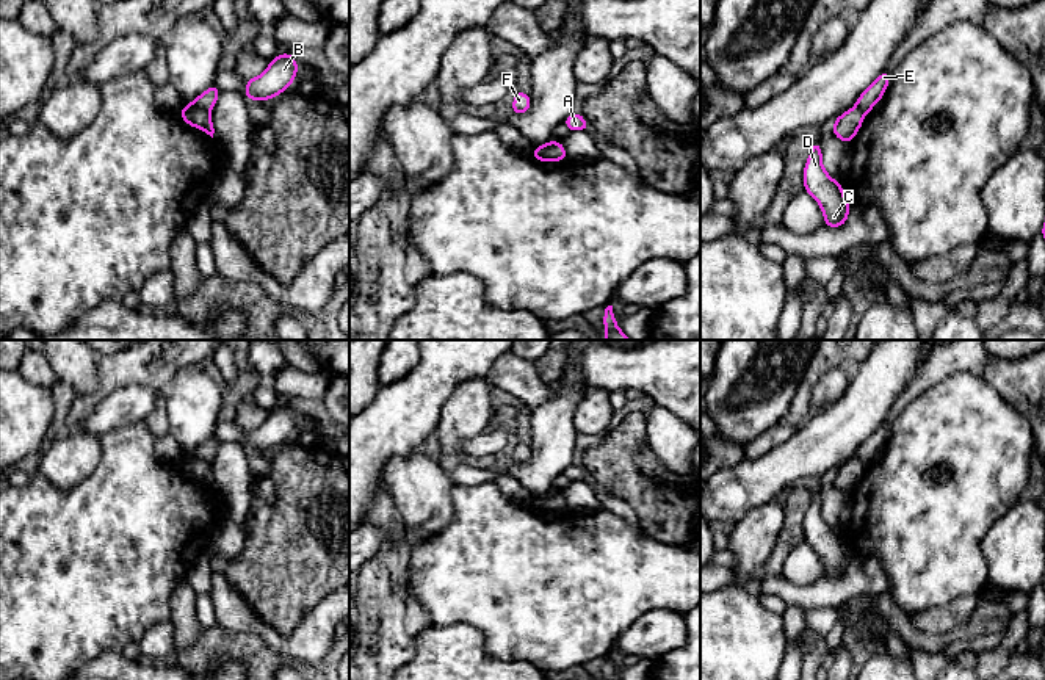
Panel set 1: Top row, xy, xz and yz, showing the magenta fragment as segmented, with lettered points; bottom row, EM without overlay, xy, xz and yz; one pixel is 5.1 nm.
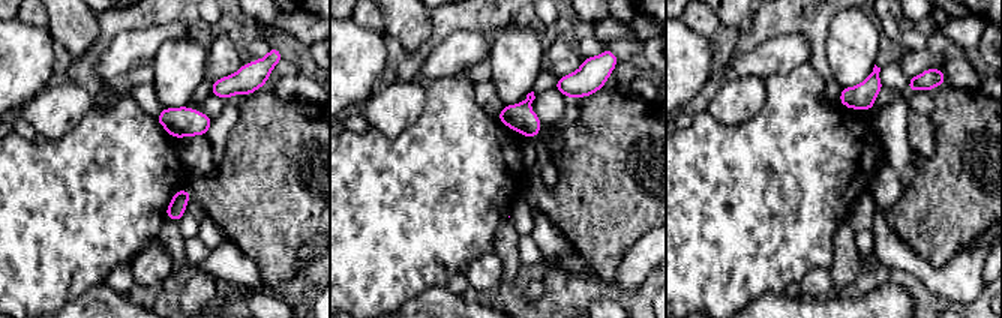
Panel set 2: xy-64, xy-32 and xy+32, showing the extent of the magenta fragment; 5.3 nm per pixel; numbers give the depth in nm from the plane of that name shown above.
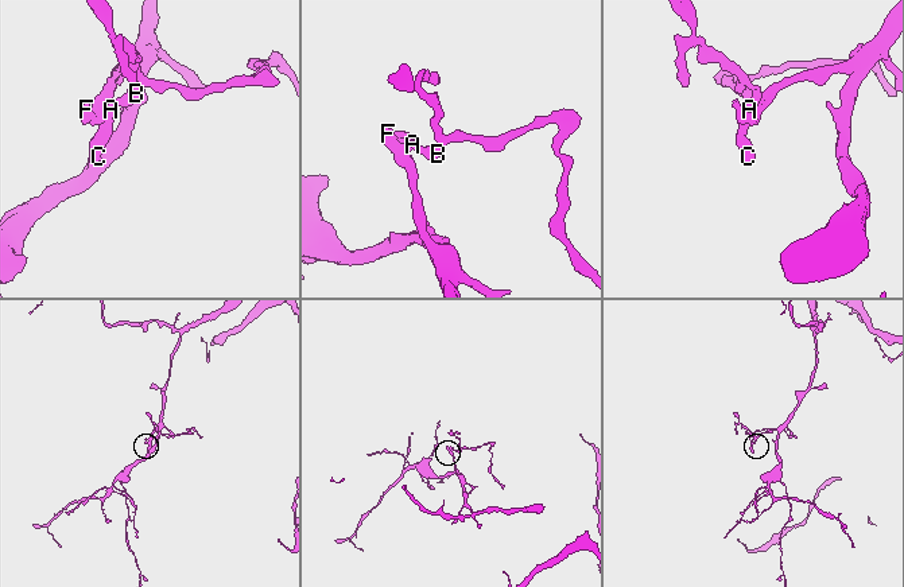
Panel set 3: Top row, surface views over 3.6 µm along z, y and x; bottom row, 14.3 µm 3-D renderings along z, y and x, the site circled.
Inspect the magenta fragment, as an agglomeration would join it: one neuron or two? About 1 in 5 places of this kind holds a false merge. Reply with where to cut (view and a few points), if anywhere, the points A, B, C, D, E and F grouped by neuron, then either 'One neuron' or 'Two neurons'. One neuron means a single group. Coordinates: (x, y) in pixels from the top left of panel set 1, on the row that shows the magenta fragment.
Split along xy (182, 108), (198, 108), (207, 116). Groups: A B C D F / E. Two neurons

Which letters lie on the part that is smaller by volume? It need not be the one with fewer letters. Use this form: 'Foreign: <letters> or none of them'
Foreign: A, B, C, D, F

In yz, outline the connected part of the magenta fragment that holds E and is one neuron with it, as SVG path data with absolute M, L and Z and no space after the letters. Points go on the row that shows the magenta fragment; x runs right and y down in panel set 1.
M887 71L880 72L880 75L859 96L855 107L859 107L863 114L870 113L885 94L888 81L890 74Z

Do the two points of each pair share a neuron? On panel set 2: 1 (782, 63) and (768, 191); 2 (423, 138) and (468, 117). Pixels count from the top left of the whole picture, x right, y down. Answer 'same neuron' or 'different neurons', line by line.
1: different neurons
2: same neuron

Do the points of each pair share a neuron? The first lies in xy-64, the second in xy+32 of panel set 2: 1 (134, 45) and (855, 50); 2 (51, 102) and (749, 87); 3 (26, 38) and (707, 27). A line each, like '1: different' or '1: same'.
1: different
2: same
3: different

